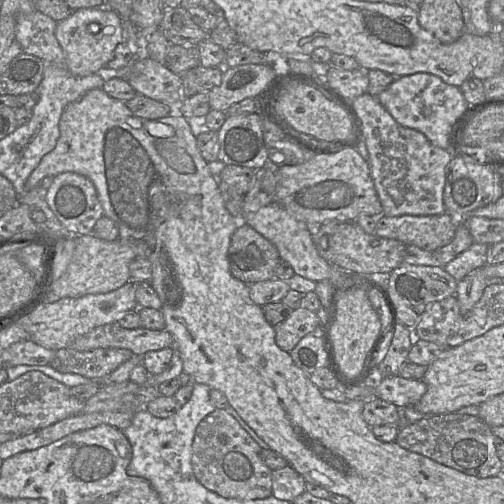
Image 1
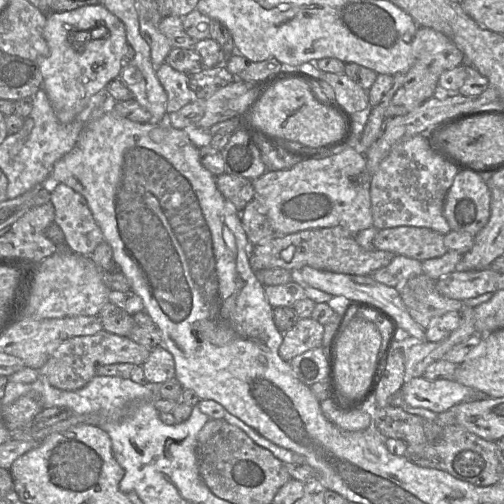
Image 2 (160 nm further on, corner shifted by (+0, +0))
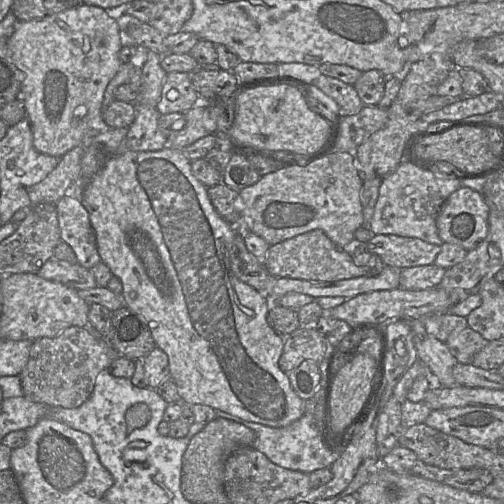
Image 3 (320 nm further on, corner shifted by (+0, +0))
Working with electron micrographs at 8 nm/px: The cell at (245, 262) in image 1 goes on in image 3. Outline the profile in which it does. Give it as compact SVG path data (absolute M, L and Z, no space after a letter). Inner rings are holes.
M319 229L270 245L264 266L273 277L300 280L334 282L365 276L364 270L355 265L352 254L334 244Z

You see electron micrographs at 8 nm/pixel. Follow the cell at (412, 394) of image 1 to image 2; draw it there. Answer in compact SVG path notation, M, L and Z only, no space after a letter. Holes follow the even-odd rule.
M423 377L404 382L401 393L405 403L437 414L478 397L485 397L455 380L429 381Z

